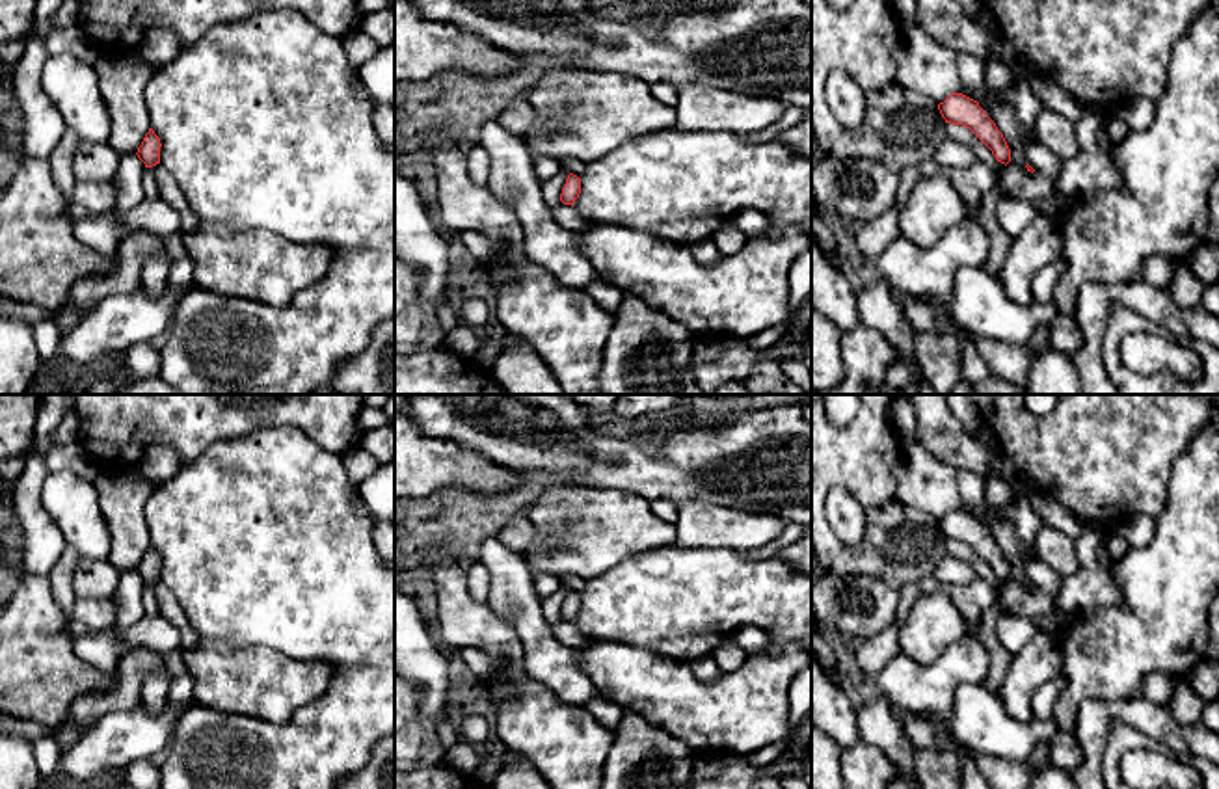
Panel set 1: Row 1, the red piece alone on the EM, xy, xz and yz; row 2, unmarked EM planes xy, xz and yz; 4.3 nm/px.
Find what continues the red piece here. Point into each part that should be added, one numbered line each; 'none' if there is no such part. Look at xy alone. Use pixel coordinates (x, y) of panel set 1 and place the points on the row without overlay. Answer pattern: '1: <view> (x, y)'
none

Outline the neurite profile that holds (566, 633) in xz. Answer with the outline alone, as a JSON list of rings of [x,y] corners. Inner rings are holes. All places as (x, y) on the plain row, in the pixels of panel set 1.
[[[562,618],[551,625],[556,640],[571,649],[583,649],[594,646],[597,640],[583,633],[575,623],[564,622]]]

